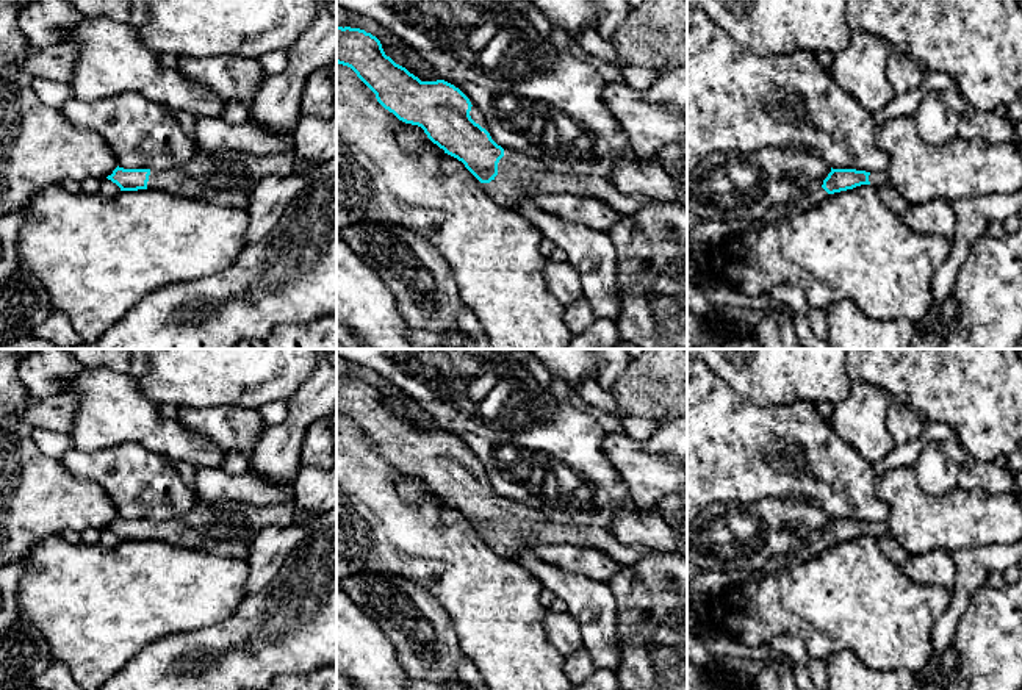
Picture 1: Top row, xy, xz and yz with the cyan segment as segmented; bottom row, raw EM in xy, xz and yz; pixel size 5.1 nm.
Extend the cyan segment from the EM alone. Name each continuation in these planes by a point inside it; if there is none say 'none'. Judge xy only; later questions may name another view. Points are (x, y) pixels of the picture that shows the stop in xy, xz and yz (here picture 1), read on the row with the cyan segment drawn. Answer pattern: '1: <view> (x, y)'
1: xy (171, 180)

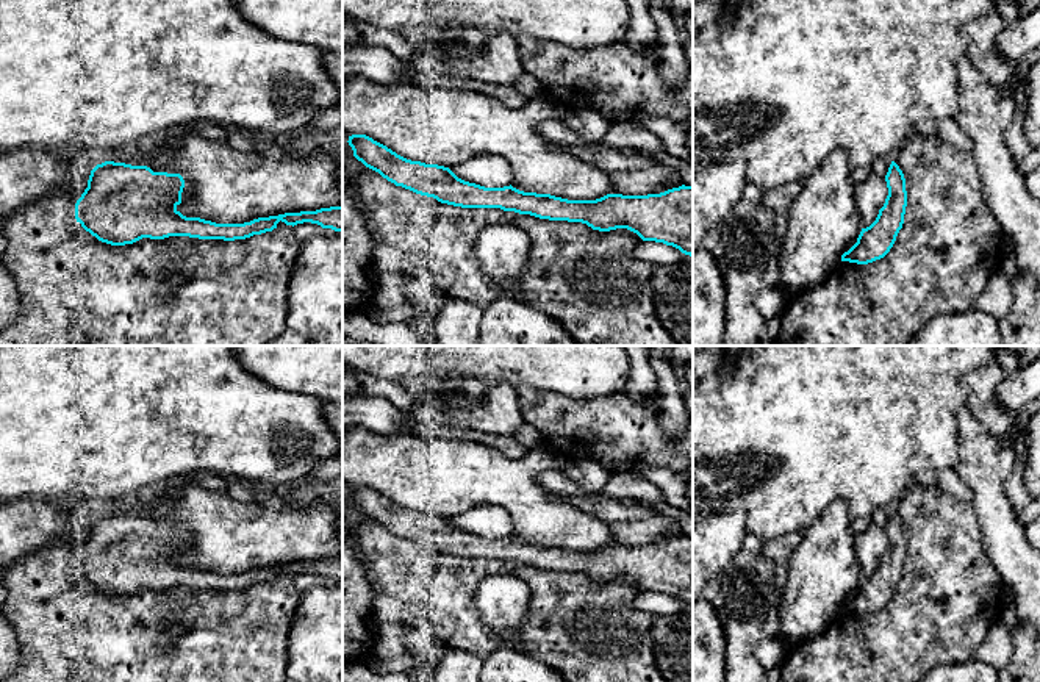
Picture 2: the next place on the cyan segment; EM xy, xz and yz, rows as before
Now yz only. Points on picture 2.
none

